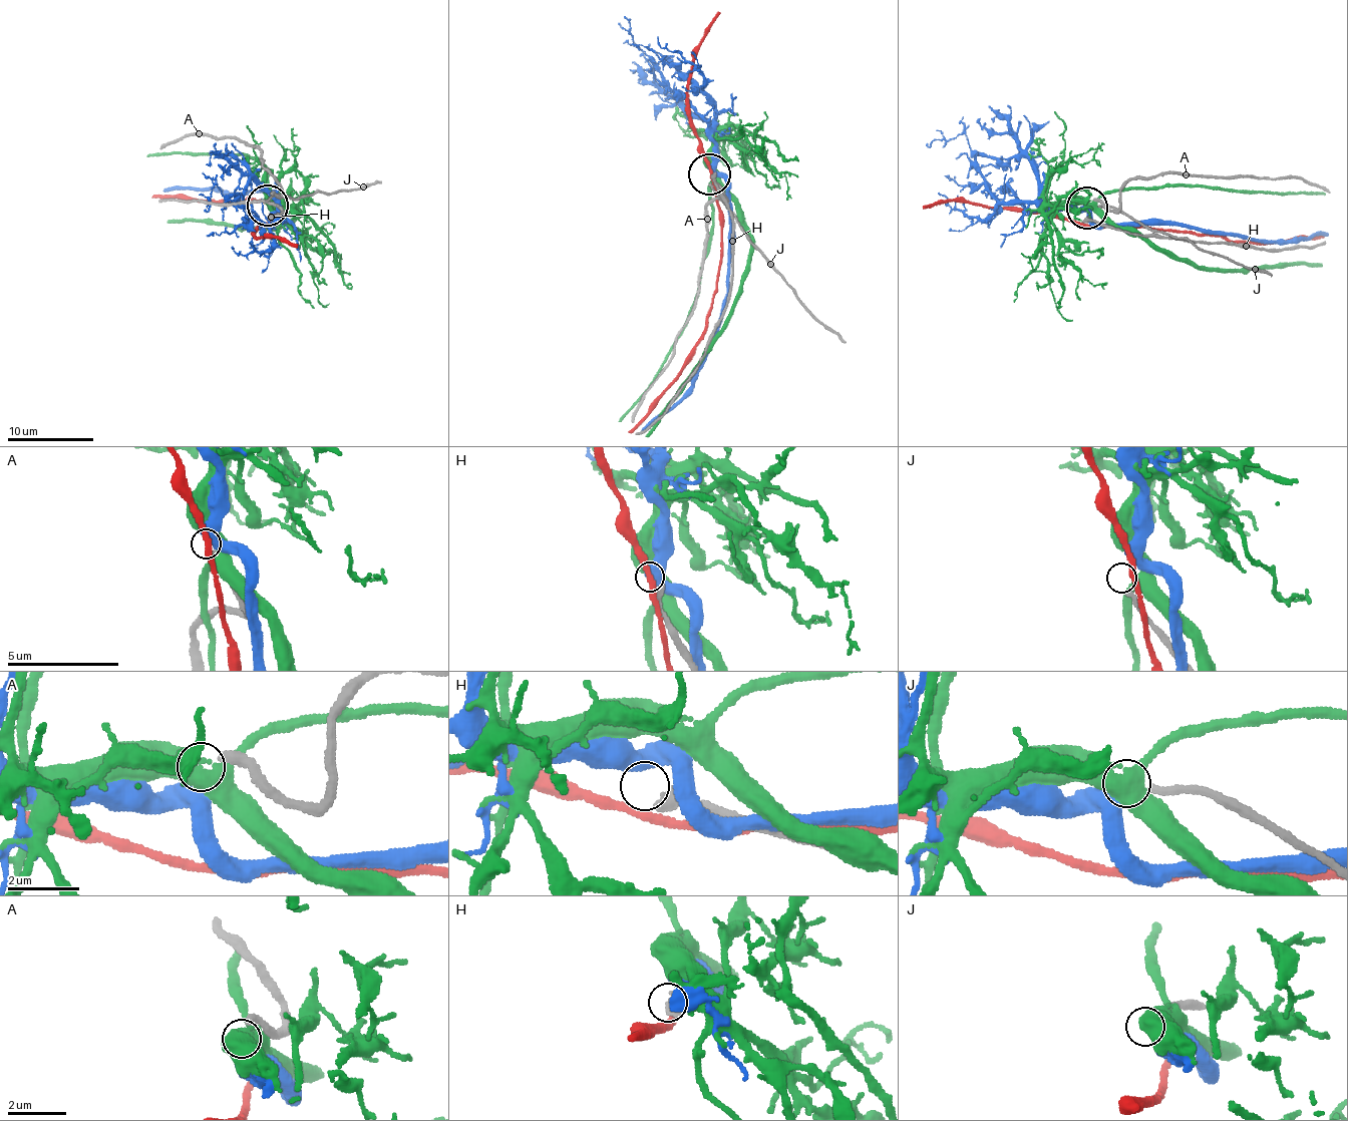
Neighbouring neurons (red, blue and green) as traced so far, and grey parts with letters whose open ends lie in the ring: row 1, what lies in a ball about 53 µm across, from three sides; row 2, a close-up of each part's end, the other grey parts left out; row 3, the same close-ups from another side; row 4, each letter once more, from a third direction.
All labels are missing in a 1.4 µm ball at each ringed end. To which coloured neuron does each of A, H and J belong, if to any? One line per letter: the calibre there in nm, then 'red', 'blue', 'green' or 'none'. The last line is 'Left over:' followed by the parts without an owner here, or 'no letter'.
A: 240 nm | blue
H: 400 nm | none
J: 180 nm | none
Left over: H, J

